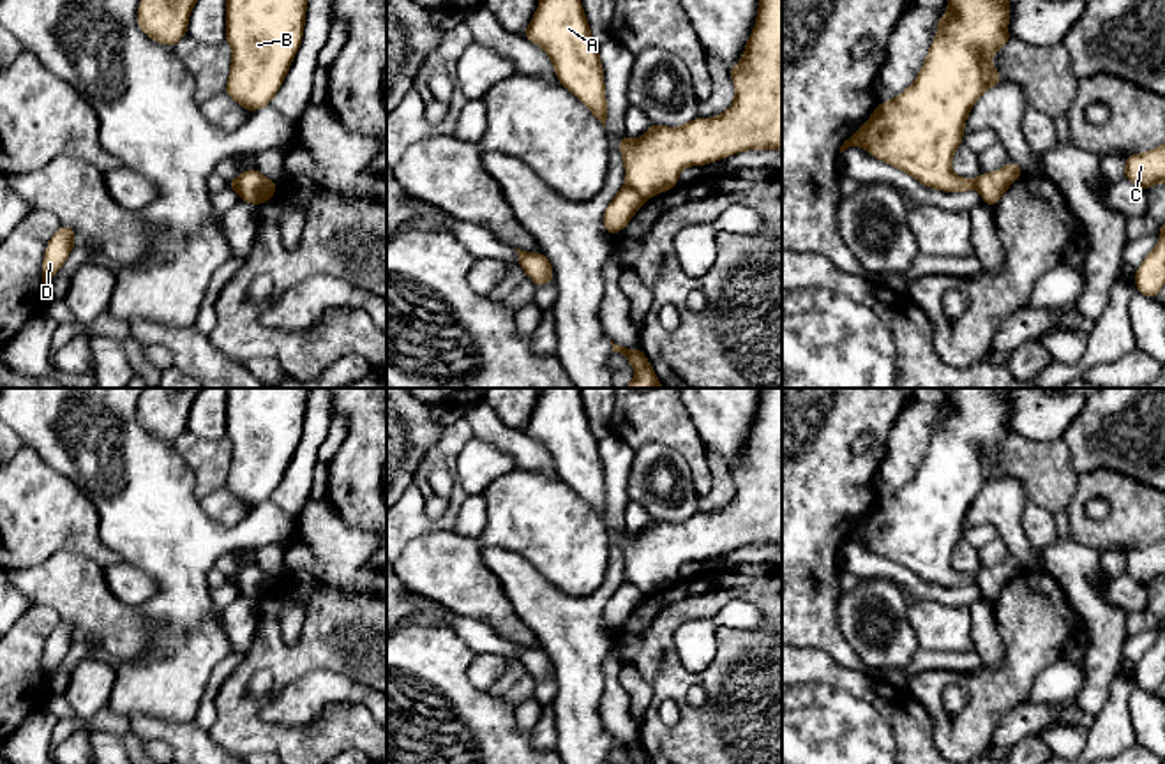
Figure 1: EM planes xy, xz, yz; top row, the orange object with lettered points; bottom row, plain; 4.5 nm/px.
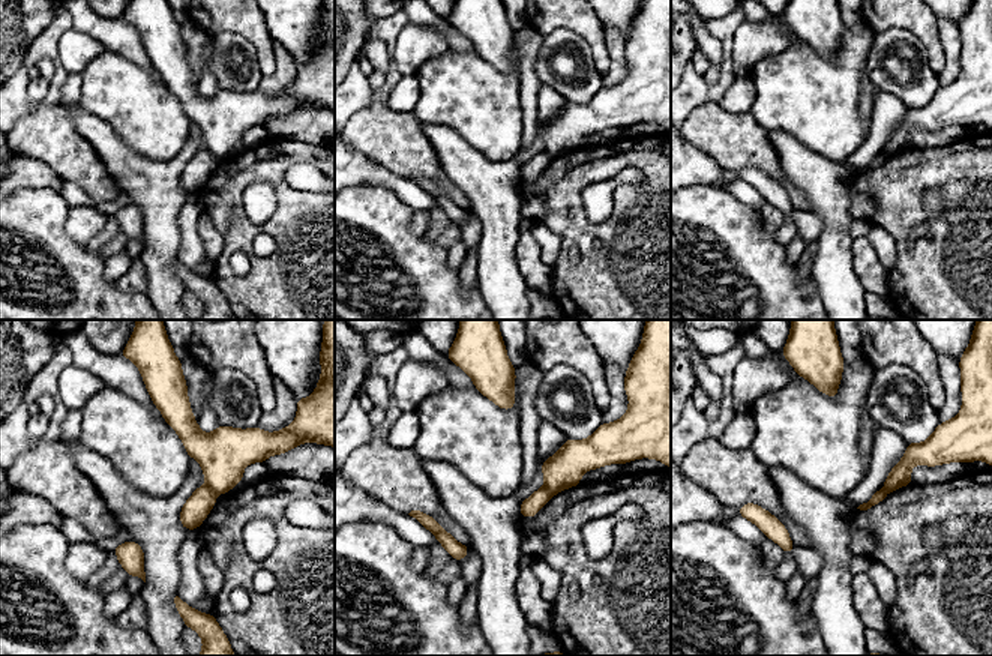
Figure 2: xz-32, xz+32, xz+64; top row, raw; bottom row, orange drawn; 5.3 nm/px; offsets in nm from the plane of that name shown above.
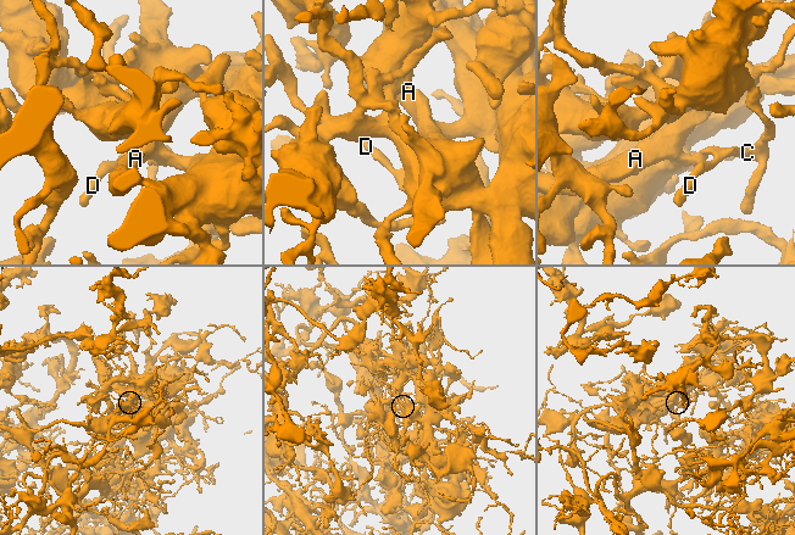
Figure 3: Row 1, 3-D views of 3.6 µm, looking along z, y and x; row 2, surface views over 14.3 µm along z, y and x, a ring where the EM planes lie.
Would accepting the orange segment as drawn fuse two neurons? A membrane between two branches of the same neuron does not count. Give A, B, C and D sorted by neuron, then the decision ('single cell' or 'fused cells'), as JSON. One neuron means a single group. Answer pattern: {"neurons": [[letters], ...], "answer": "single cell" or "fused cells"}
{"neurons": [["A", "B"], ["C", "D"]], "answer": "fused cells"}

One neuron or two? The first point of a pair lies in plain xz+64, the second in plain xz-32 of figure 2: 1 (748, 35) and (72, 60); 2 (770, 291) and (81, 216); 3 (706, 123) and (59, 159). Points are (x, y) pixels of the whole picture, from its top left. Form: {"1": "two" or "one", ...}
{"1": "one", "2": "two", "3": "one"}

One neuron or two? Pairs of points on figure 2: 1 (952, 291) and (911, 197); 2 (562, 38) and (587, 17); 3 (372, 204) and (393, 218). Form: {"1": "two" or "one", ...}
{"1": "one", "2": "two", "3": "one"}

